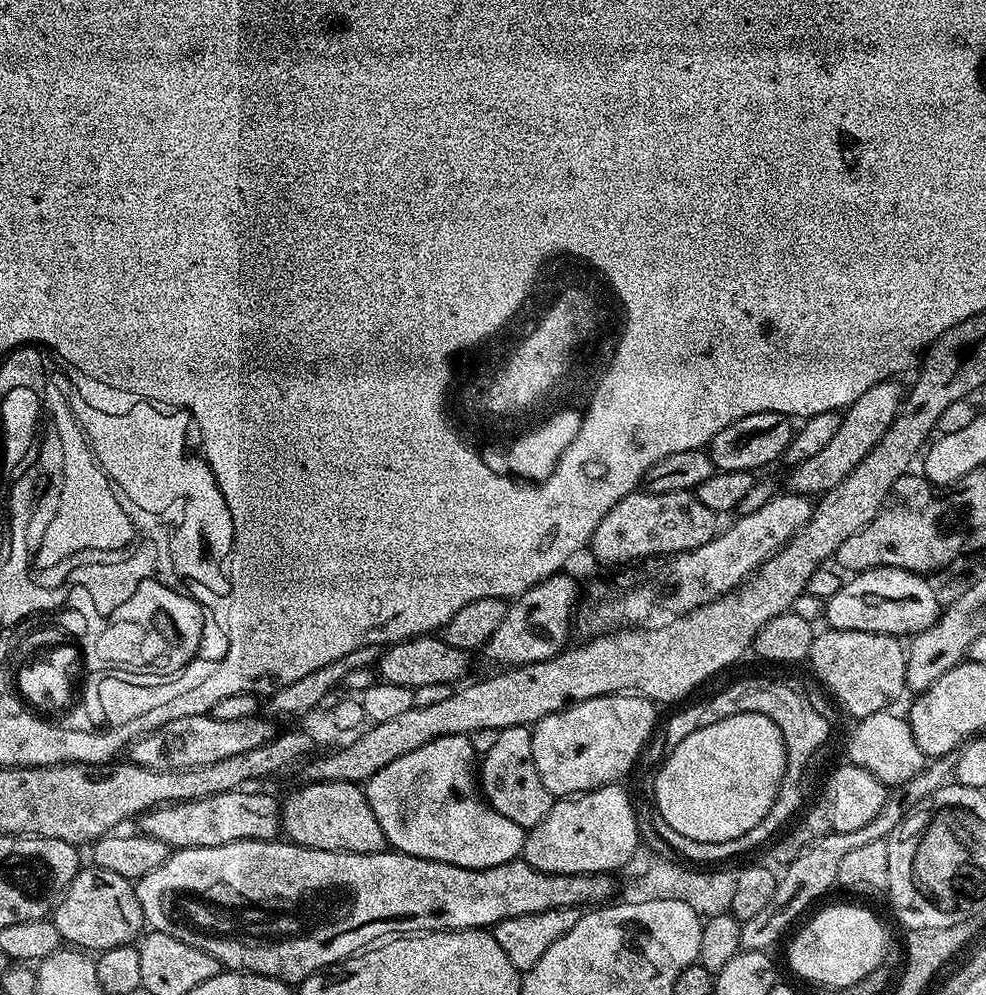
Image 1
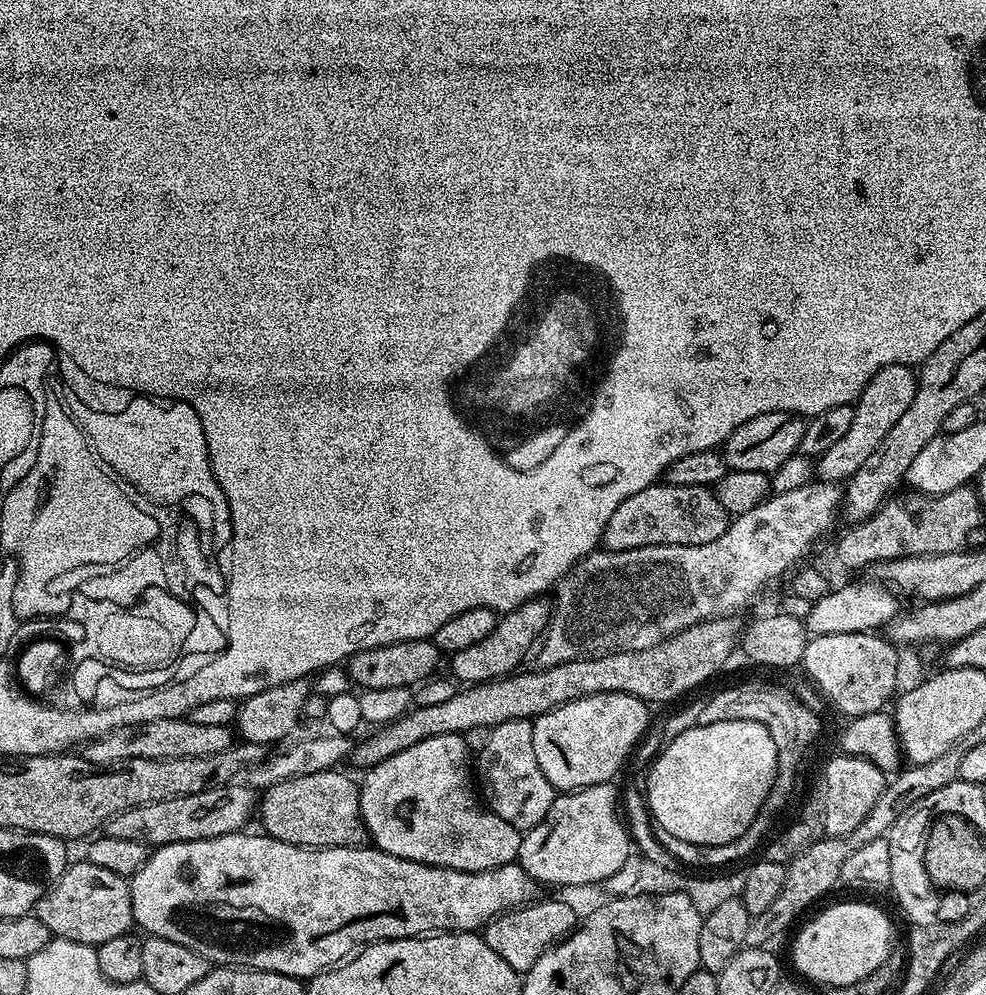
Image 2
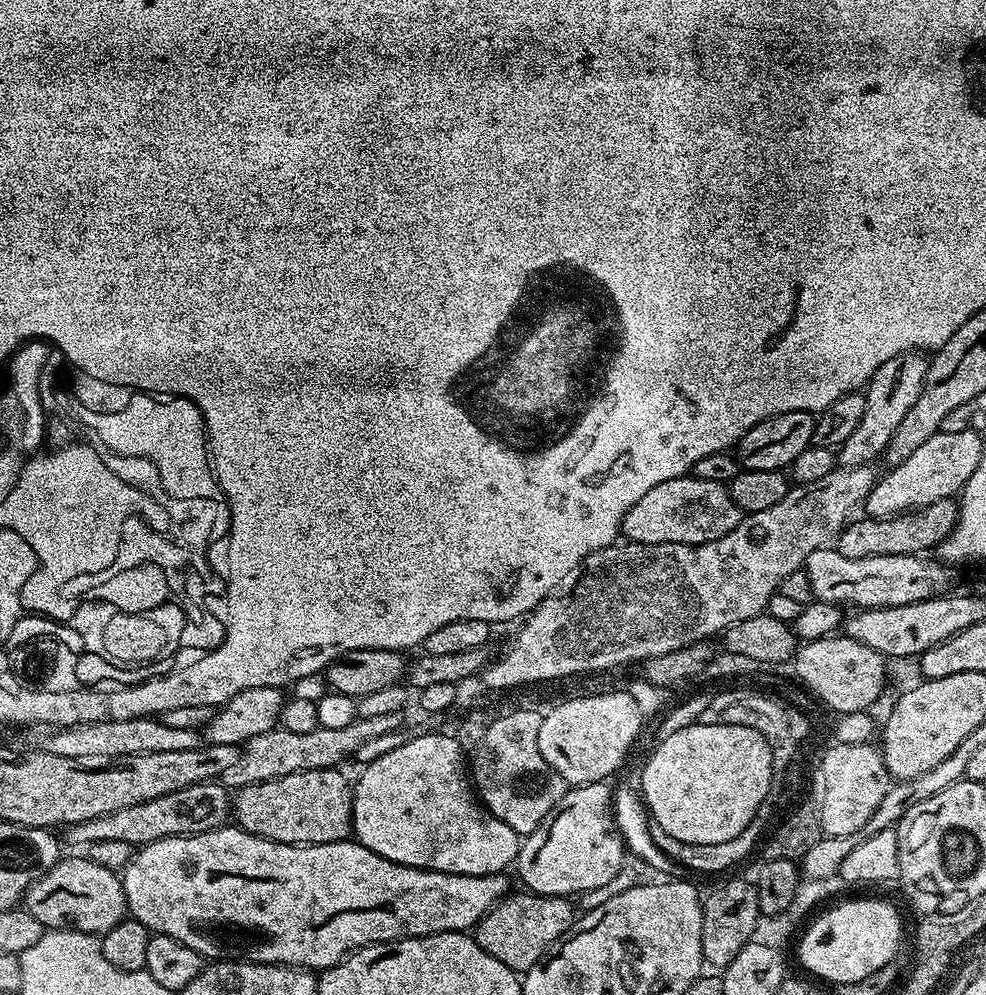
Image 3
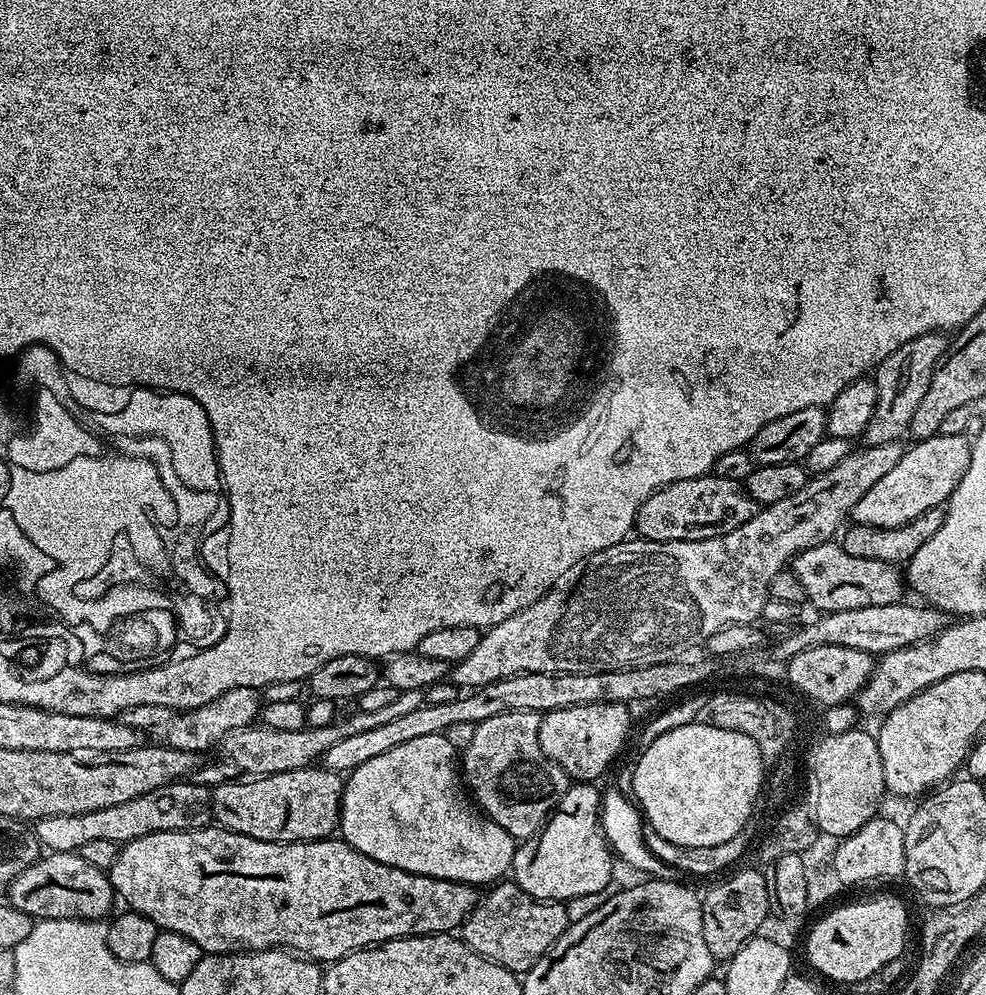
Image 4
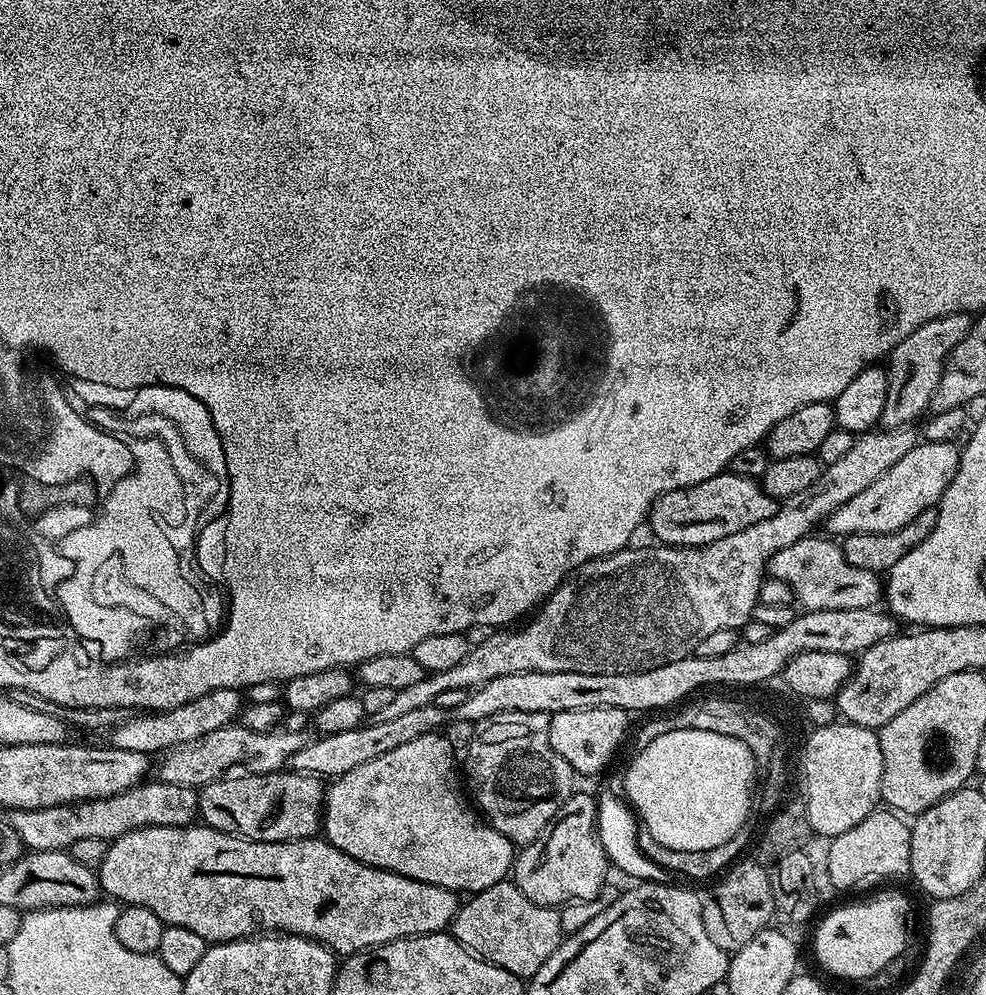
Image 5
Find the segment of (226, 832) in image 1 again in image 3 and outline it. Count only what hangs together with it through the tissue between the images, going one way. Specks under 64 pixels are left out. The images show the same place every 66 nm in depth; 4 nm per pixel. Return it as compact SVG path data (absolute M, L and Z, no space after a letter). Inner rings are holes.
M219 782L186 786L186 790L162 794L162 798L150 798L150 802L138 802L138 806L126 806L122 810L114 810L110 814L102 814L86 822L67 825L63 829L62 840L65 845L87 846L94 842L117 841L143 846L158 842L162 838L202 834L225 827L229 823L232 801L229 789Z

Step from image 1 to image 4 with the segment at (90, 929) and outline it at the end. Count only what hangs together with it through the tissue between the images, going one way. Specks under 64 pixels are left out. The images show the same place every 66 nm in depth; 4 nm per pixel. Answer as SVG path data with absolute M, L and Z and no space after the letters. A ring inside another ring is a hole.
M48 852L22 870L18 878L14 878L6 893L6 900L31 916L33 921L103 921L113 911L114 893L109 873L98 866L90 866L90 862L86 862L79 852Z

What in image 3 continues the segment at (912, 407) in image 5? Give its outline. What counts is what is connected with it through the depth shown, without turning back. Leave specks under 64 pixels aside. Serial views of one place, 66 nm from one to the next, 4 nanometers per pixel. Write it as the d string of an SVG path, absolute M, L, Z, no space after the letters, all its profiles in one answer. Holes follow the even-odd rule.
M923 351L903 352L890 362L882 362L876 373L868 379L864 397L866 410L862 414L862 422L846 438L846 442L838 449L838 460L845 468L856 468L860 464L872 464L883 457L888 448L890 438L894 438L894 430L902 423L902 418L918 402L918 394L922 394L922 386L926 382L926 370L929 357Z

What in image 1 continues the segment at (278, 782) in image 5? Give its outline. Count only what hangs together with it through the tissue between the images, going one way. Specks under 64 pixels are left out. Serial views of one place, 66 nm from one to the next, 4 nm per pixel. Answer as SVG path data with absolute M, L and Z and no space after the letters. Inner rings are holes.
M308 782L305 788L282 800L279 809L282 832L291 843L314 850L374 854L383 852L386 841L374 810L370 810L366 792L361 785L350 782Z

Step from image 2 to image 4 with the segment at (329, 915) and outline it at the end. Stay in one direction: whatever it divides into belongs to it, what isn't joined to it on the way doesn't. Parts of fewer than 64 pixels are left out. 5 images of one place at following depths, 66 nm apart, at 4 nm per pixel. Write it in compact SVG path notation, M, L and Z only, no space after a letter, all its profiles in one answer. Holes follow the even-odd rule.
M219 826L195 828L189 832L146 834L146 838L132 840L121 847L118 858L112 863L110 879L113 893L119 899L121 896L128 903L125 905L131 911L150 918L150 922L154 922L157 929L182 934L190 938L190 942L198 942L198 946L205 954L227 954L237 950L259 950L279 946L281 949L303 954L307 959L317 962L335 962L355 952L357 948L371 948L373 944L385 944L387 940L400 940L403 936L455 933L463 925L464 919L476 909L478 899L477 889L473 885L450 882L442 878L430 878L422 874L410 874L406 870L398 870L394 866L374 862L374 858L366 858L366 854L354 850L339 838L305 840L299 844L275 844L255 840L237 832L228 832Z

